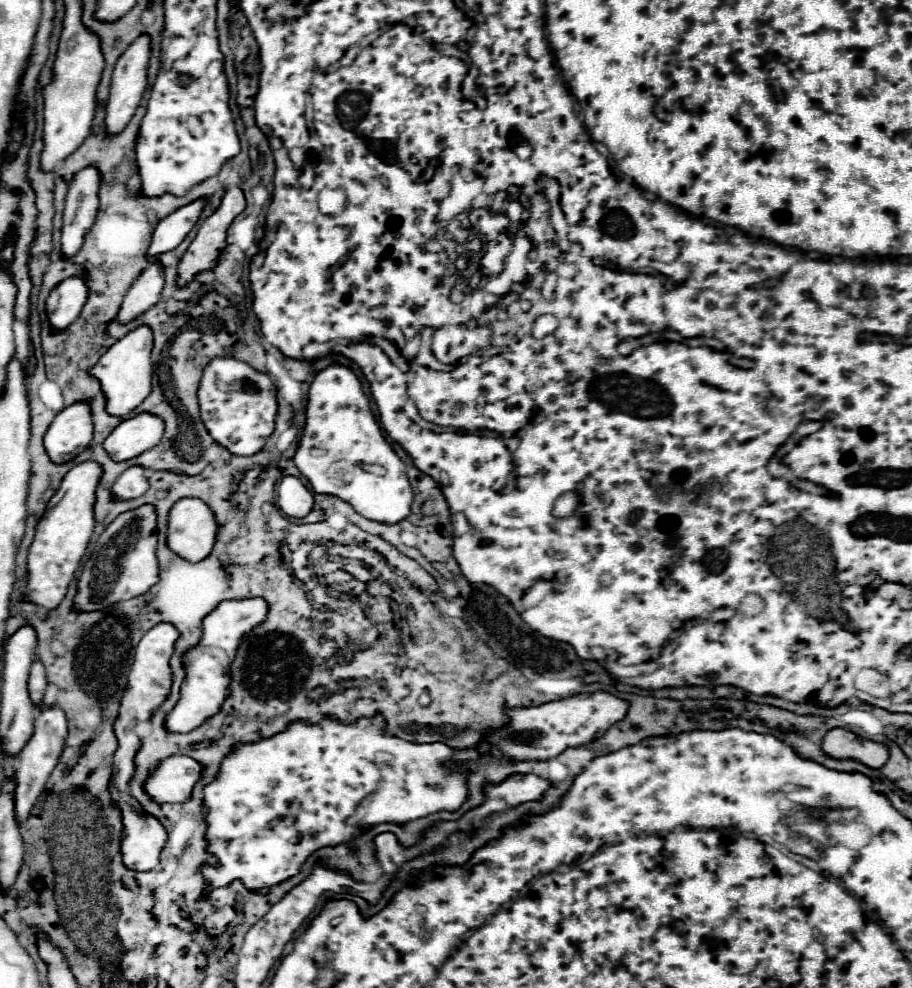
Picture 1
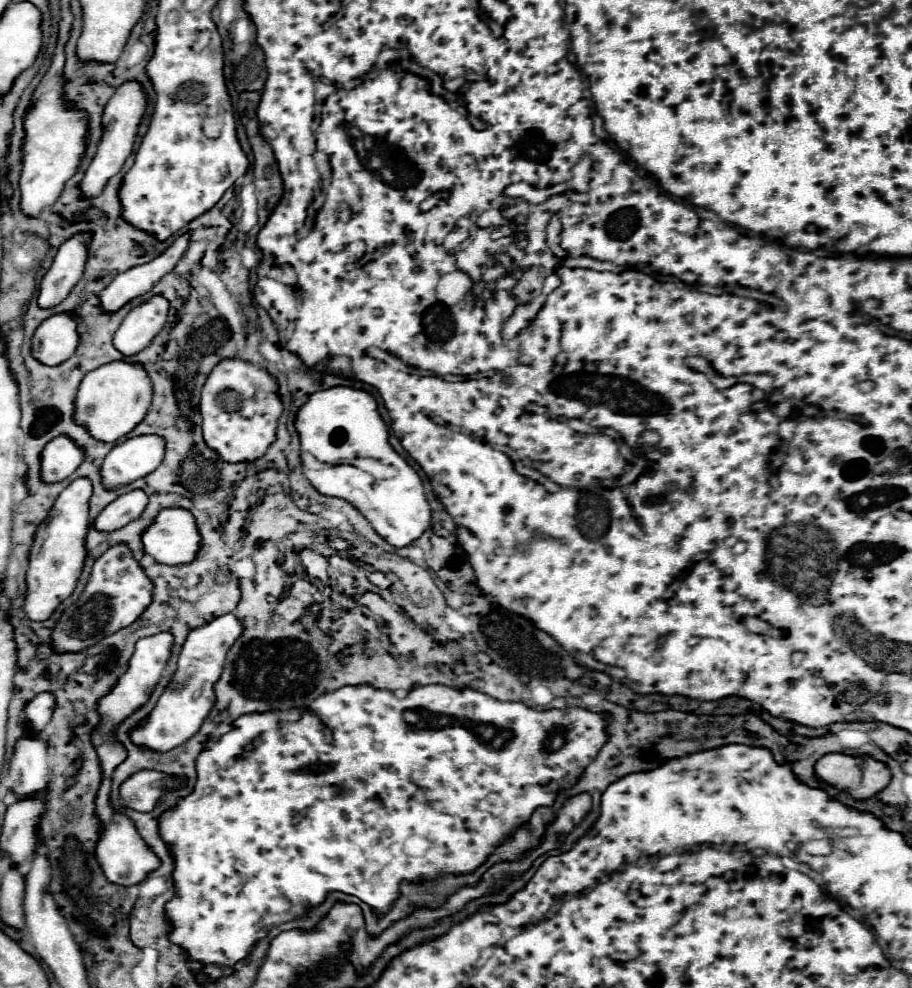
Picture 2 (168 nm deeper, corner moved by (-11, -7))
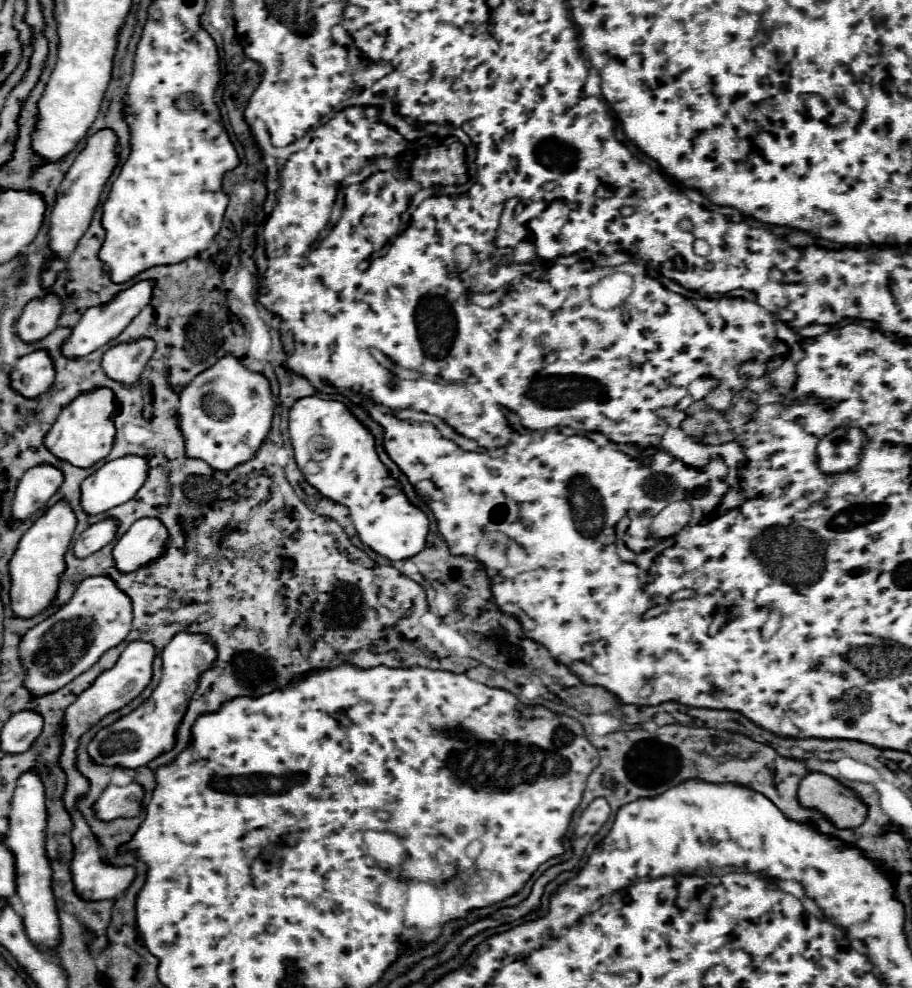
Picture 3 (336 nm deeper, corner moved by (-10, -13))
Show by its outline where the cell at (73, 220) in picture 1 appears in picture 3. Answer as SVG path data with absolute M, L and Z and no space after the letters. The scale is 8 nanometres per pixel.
M48 291L44 297L32 299L24 307L24 313L16 323L20 339L24 339L26 343L34 343L46 337L52 329L56 329L62 309L64 309L62 297L56 295L54 291Z

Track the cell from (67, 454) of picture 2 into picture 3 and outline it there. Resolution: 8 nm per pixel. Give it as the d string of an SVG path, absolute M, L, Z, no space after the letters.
M50 465L48 467L32 467L28 469L16 489L14 505L12 505L12 523L16 525L18 521L30 517L38 509L44 509L48 499L58 491L58 487L64 481L64 473Z

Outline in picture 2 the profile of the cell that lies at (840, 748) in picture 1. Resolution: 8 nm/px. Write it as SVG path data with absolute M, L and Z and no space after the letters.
M829 753L815 763L815 777L849 793L857 801L865 801L889 785L891 773L883 763L871 757Z

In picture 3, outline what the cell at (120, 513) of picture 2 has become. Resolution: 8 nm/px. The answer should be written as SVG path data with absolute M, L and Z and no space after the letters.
M104 519L98 521L94 525L90 525L76 541L74 545L74 553L76 557L88 557L92 553L96 553L98 549L102 549L104 545L108 545L118 531L118 521L116 519Z

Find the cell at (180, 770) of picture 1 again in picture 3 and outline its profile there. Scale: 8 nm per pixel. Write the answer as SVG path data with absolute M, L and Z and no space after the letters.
M130 783L126 787L108 785L102 797L96 801L94 809L96 815L104 821L112 821L116 817L130 819L140 815L142 801L144 801L144 787L138 783Z

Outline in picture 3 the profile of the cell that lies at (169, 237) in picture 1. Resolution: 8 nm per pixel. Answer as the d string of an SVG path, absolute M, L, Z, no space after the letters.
M156 279L138 281L138 283L134 283L132 287L120 291L112 301L108 301L108 303L104 303L104 305L100 305L100 307L90 307L90 309L82 315L78 327L72 329L70 339L64 343L64 349L62 349L64 355L68 355L68 357L84 357L84 355L96 351L98 347L106 345L108 341L116 339L116 337L124 331L124 327L150 303L154 285L156 285Z

